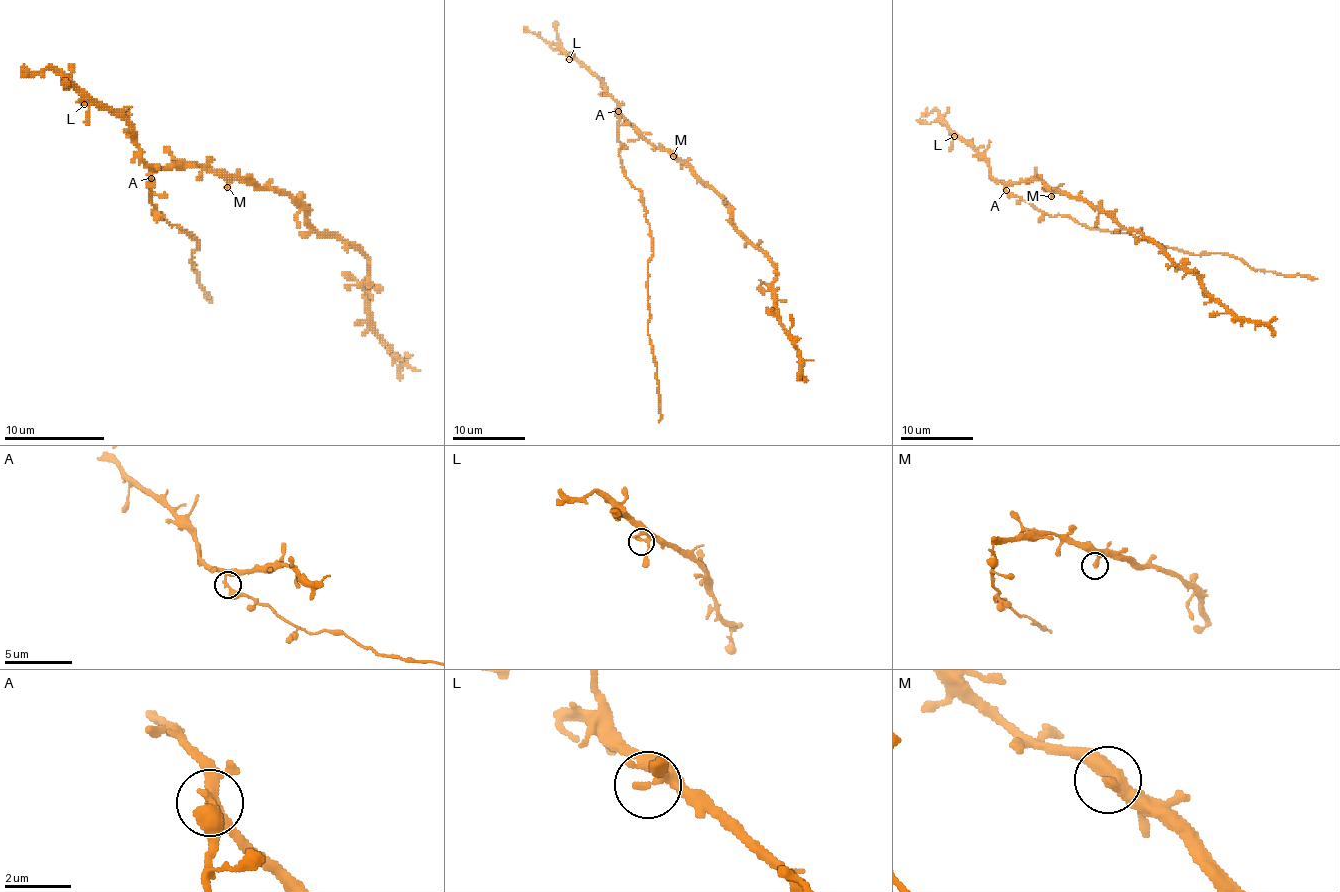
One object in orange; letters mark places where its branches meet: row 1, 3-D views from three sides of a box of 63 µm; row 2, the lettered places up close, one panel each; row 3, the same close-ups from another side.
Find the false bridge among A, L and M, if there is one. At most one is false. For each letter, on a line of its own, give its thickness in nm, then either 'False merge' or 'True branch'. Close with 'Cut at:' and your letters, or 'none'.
A: Thickness 240 nm. False merge
L: Thickness 180 nm. True branch
M: Thickness 240 nm. True branch
Cut at: A

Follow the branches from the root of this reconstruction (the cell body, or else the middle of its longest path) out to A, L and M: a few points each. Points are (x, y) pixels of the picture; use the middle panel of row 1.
A: (631, 125), (618, 110)
L: (631, 125), (607, 88), (575, 59), (569, 59)
M: (631, 125), (651, 143), (666, 149), (673, 156)

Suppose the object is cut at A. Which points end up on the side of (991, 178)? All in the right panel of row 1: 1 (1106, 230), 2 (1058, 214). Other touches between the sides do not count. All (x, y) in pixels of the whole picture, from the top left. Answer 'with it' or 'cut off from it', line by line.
1: cut off from it
2: cut off from it

